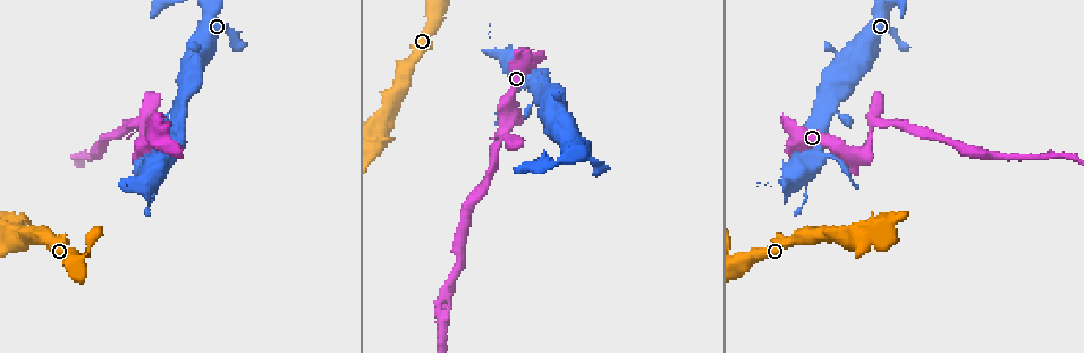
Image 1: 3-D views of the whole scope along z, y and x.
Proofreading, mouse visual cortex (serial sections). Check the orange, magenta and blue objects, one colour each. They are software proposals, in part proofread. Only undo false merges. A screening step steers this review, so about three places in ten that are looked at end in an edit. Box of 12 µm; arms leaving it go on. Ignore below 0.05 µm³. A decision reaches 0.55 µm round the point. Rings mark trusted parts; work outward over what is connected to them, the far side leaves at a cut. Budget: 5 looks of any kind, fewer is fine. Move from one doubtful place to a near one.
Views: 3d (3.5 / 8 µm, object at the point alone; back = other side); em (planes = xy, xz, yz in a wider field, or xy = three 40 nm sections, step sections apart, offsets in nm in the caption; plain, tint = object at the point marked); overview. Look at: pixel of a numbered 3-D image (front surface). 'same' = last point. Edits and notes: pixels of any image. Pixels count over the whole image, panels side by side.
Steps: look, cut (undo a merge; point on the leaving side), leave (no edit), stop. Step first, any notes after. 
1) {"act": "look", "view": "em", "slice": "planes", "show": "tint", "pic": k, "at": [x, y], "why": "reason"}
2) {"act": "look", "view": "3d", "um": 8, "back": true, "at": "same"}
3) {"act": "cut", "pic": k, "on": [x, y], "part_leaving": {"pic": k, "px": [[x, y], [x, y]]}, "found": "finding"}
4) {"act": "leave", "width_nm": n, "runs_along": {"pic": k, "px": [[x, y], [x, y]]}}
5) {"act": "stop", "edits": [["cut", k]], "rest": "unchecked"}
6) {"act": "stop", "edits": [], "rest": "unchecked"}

{"act": "look", "view": "3d", "um": 3.5, "pic": 1, "at": [827, 154], "why": "calibre changes"}

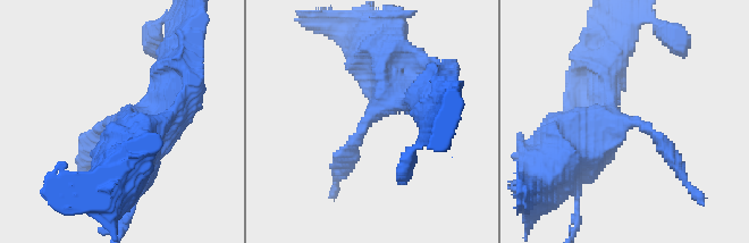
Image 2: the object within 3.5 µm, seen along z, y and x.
{"act": "look", "view": "em", "slice": "xy", "step": 2, "show": "tint", "pic": 2, "at": [371, 113]}

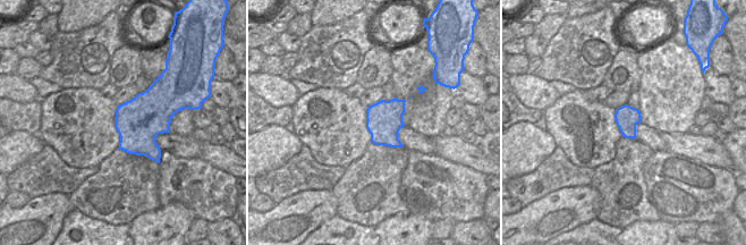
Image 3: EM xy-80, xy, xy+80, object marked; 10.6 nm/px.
{"act": "leave", "runs_along": {"pic": 2, "px": [[174, 88], [90, 157]]}, "found": "one cell here"}

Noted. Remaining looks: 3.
{"act": "look", "view": "3d", "um": 3.5, "pic": 1, "at": [871, 125], "why": "side arm on a straight run"}

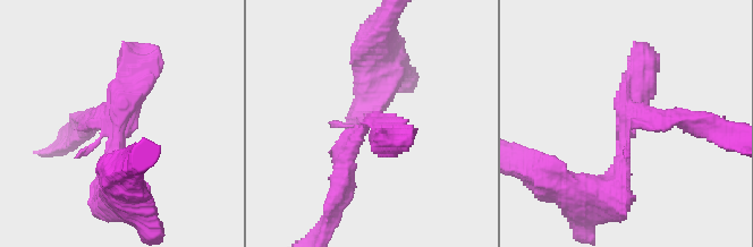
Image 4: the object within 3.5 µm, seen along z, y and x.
{"act": "look", "view": "em", "slice": "planes", "show": "plain", "pic": 4, "at": [114, 126], "why": "now the EM"}

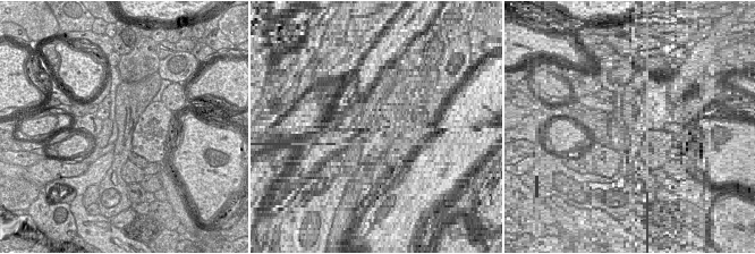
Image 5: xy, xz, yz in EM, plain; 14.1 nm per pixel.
{"act": "look", "view": "em", "slice": "planes", "show": "tint", "at": "same"}

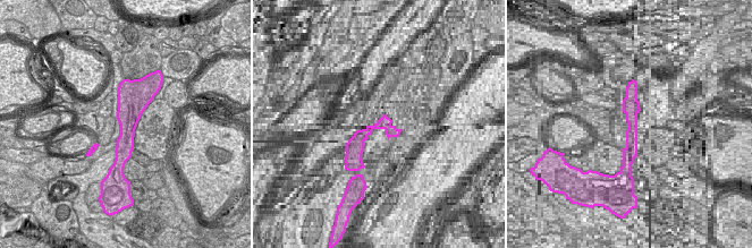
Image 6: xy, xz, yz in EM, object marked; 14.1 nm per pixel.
{"act": "cut", "pic": 4, "on": [666, 116], "part_leaving": {"pic": 4, "px": [[632, 119], [690, 119], [727, 137]]}, "found": "a second cell is stuck on"}

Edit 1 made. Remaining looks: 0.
{"act": "stop", "edits": [["cut", 4]], "rest": "unchecked"}

